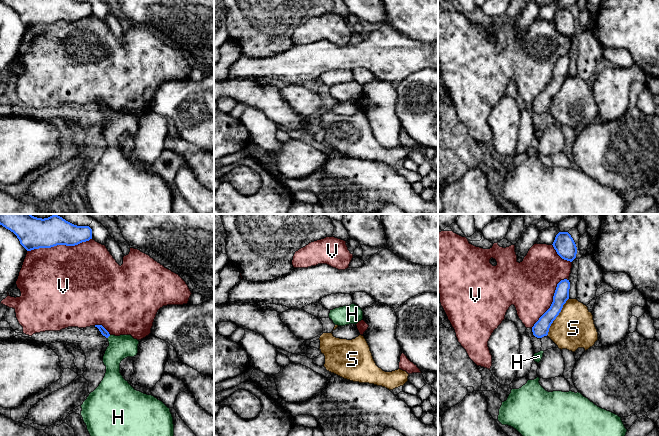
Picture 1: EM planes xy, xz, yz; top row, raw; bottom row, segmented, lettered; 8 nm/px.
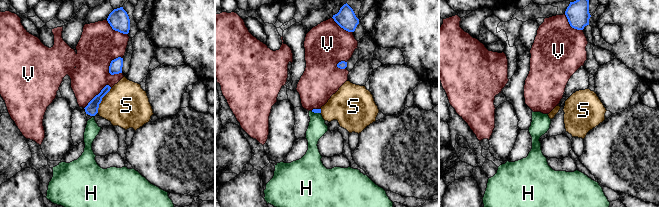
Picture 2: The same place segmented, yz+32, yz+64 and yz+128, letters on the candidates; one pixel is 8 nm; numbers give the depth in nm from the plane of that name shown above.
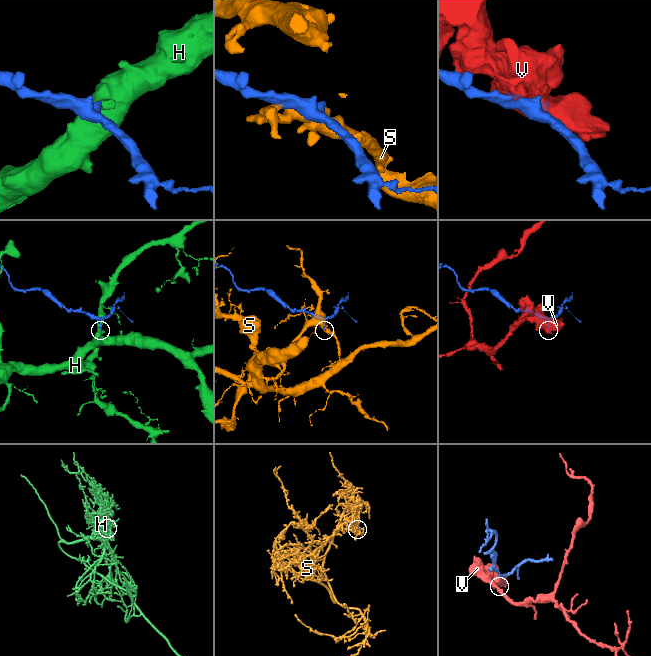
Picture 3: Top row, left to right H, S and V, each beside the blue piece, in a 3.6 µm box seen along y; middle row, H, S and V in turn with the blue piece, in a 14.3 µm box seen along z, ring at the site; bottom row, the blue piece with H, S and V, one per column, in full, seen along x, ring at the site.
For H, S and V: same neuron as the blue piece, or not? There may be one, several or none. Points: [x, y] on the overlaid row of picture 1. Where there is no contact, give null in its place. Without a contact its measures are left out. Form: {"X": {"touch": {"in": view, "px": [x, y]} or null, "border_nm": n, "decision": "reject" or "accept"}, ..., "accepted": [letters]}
{"H": {"touch": {"in": "xy", "px": [108, 336]}, "border_nm": 40, "decision": "reject"}, "S": {"touch": {"in": "yz", "px": [556, 316]}, "border_nm": 360, "decision": "reject"}, "V": {"touch": {"in": "xy", "px": [59, 244]}, "border_nm": 550, "decision": "reject"}, "accepted": []}

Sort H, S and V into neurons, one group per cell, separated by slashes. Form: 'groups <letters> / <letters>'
groups H / S / V

